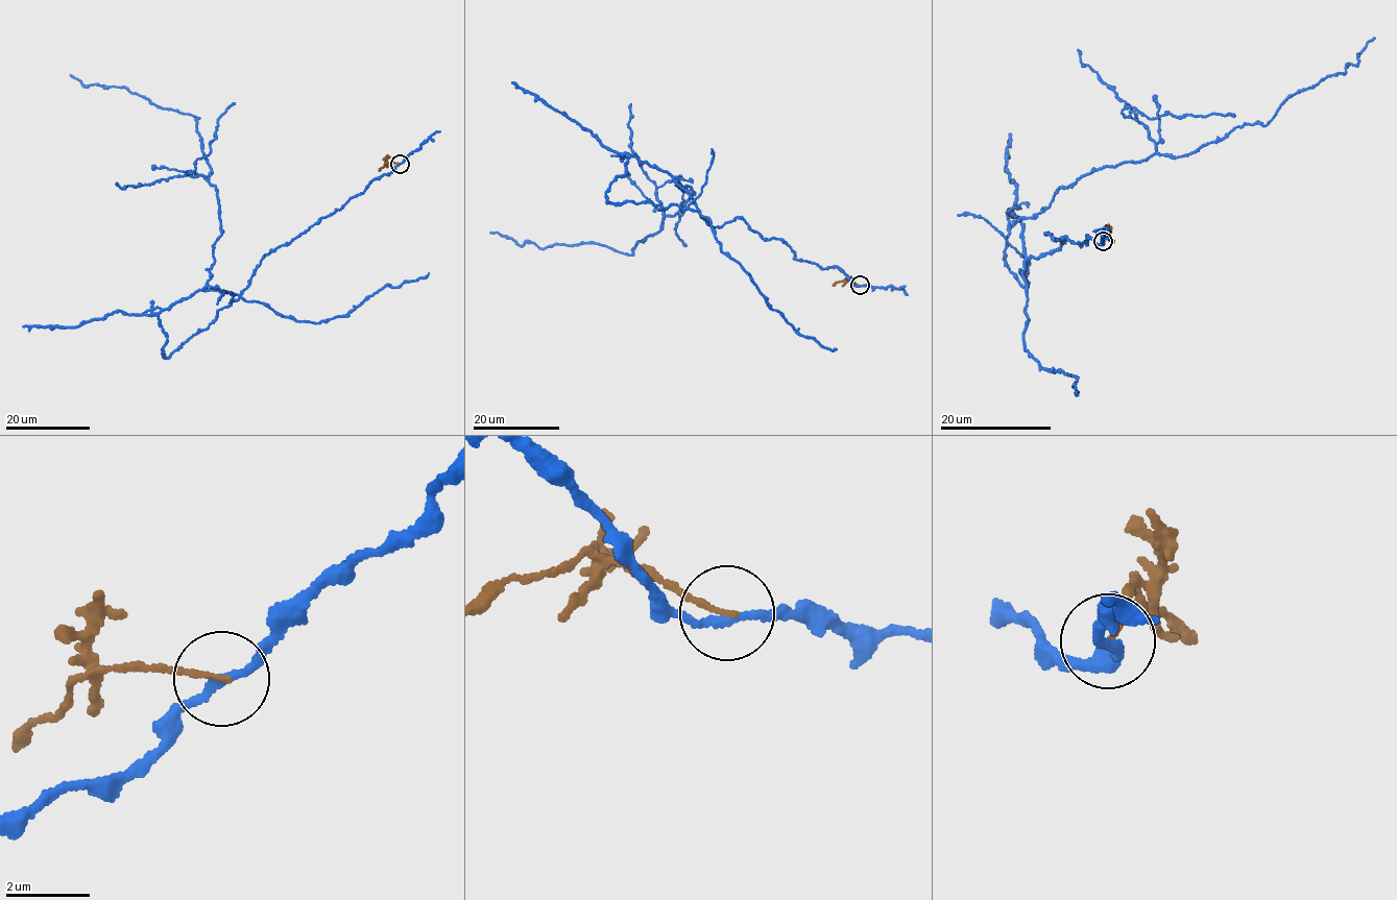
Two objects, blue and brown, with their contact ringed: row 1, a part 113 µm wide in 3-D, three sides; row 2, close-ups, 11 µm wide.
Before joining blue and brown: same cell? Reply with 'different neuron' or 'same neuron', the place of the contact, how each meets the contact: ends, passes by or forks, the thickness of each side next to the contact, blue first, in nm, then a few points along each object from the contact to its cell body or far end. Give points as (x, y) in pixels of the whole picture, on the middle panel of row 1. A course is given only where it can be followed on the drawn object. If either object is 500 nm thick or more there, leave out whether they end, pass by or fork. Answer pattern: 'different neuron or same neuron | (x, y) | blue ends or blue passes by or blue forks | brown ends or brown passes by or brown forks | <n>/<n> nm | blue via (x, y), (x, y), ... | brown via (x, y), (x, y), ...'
different neuron | (860, 285) | blue passes by | brown ends | 160/140 nm | blue via (860, 286), (740, 218), (712, 226), (674, 178), (694, 193), (629, 254), (490, 232) | brown via (860, 285), (848, 281), (833, 286)

